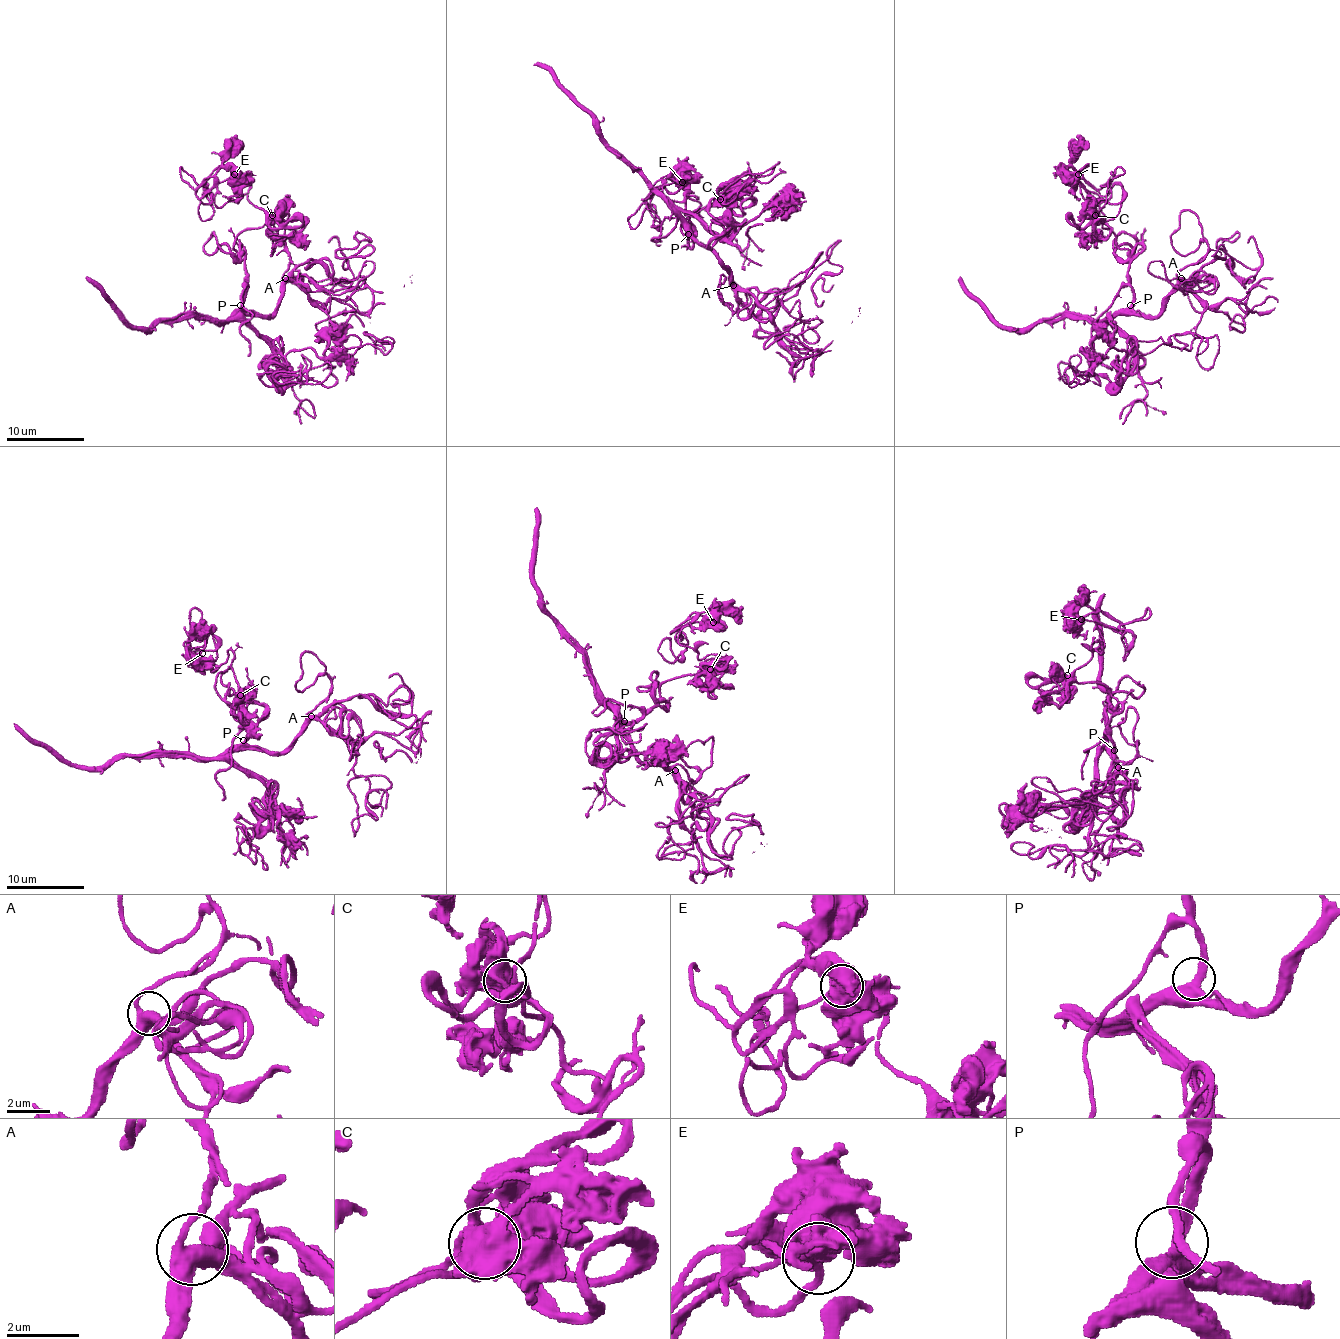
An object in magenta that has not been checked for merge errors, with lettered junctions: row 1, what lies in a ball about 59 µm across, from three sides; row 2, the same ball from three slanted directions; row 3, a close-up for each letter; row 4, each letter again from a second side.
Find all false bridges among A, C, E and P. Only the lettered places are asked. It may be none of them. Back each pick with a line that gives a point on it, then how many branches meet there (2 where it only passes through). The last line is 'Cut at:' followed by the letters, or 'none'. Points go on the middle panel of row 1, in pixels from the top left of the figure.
Cut at: none

